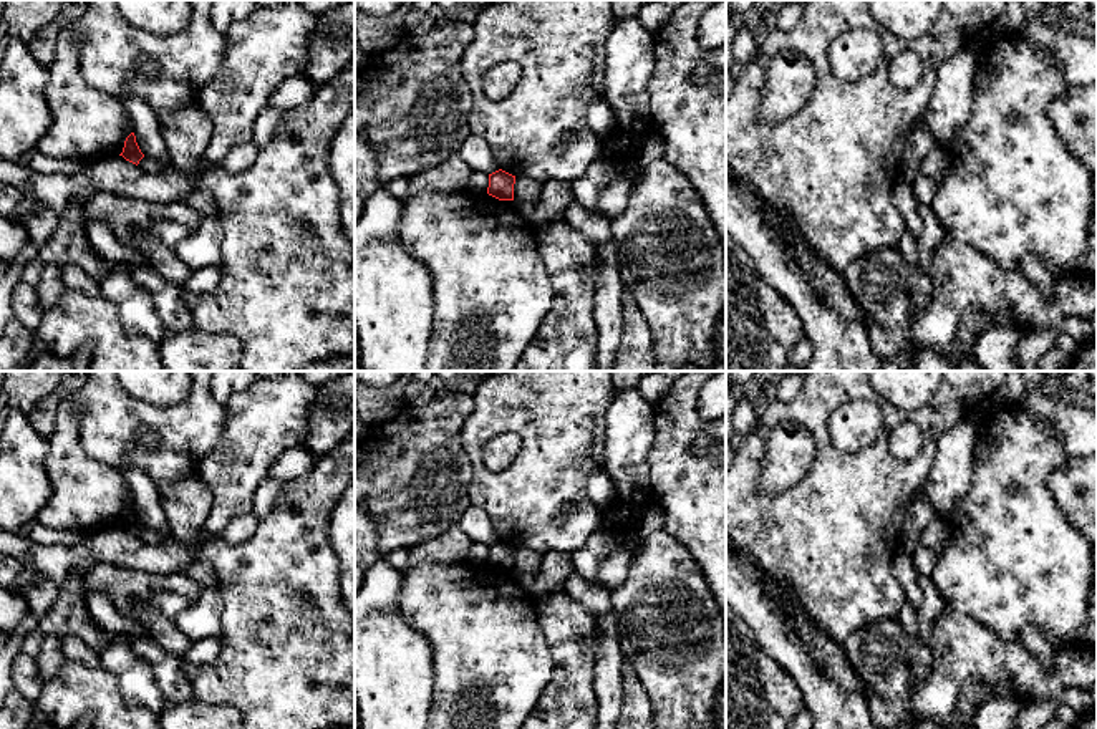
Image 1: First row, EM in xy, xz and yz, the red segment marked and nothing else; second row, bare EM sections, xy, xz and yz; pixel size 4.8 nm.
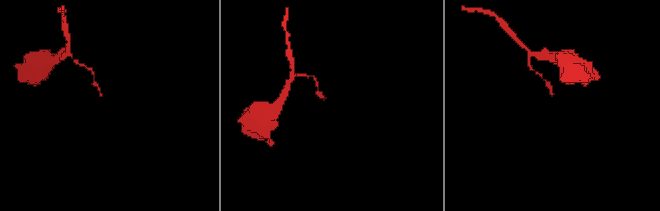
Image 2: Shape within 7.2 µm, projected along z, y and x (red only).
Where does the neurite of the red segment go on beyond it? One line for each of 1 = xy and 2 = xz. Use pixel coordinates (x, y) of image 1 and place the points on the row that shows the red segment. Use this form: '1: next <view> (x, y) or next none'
1: next none
2: next none

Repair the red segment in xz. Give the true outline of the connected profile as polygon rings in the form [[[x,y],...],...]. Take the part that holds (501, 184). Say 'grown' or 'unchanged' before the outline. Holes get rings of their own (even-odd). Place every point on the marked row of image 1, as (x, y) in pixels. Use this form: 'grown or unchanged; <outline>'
unchanged; [[[499,169],[489,174],[487,194],[499,200],[514,200],[515,176]]]

